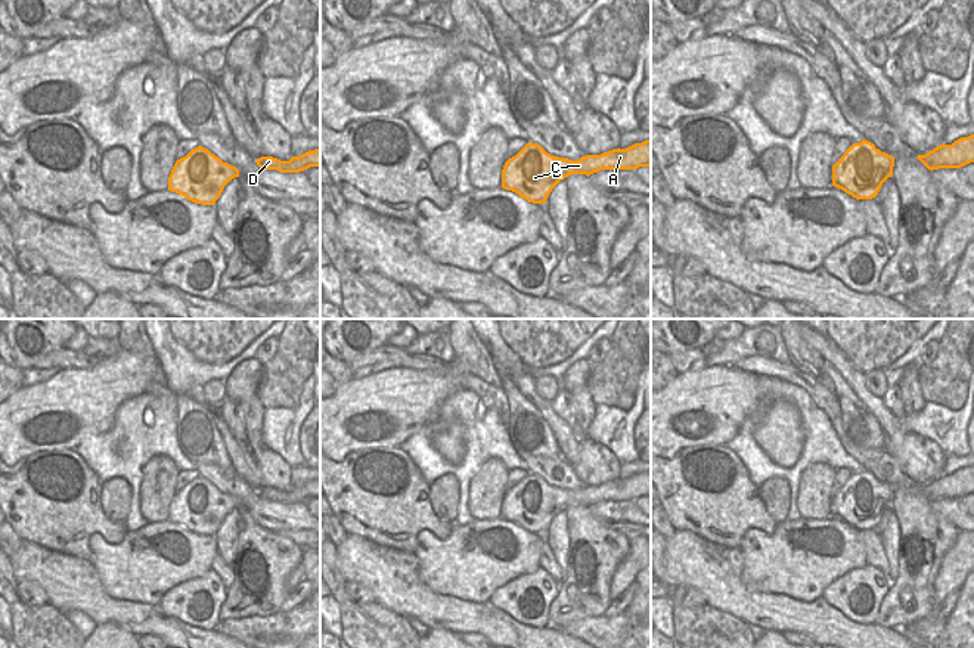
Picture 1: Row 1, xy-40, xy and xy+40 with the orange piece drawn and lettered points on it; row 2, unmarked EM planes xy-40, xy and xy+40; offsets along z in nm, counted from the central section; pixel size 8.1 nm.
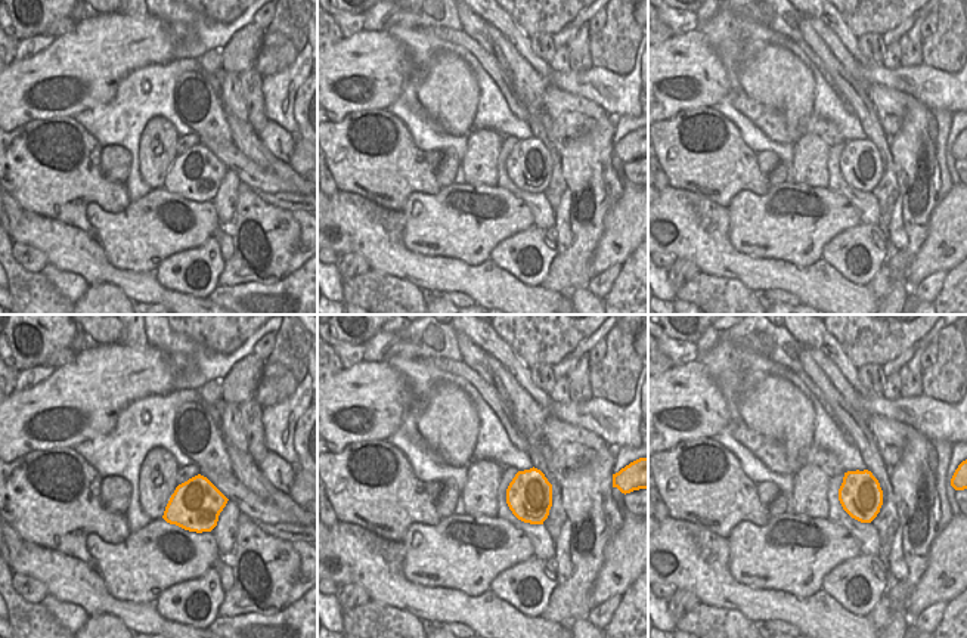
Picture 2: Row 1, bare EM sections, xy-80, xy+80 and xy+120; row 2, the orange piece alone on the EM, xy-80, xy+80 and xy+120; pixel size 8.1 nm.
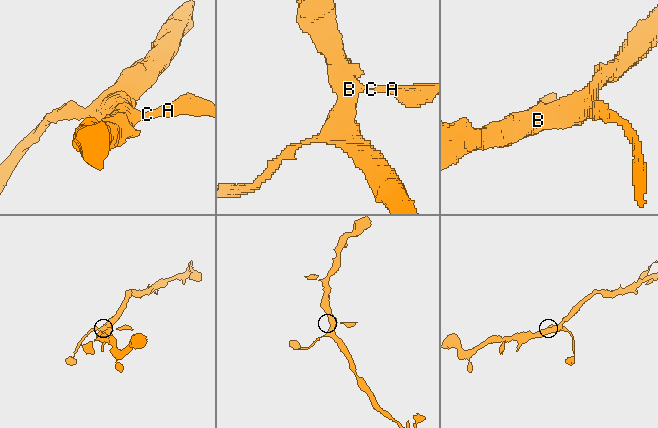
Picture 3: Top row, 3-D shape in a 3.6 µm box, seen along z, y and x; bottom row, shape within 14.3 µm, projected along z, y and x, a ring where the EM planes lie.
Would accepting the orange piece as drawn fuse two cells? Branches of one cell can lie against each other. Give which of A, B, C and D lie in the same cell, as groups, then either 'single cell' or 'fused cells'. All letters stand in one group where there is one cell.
A B C D; single cell

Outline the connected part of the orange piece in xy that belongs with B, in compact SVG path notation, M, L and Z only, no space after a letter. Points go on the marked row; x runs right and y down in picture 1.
M651 140L577 161L548 154L537 143L527 143L502 170L502 187L533 204L545 204L552 189L571 174L587 177L601 170L636 170L651 167Z

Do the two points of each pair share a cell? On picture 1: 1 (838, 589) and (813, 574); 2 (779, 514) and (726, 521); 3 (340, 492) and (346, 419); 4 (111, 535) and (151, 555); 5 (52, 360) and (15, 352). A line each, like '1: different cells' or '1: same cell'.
1: different cells
2: different cells
3: different cells
4: different cells
5: different cells

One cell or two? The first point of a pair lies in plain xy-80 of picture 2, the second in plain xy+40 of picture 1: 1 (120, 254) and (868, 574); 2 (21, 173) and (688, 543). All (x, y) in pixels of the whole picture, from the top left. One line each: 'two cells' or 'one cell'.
1: two cells
2: two cells

